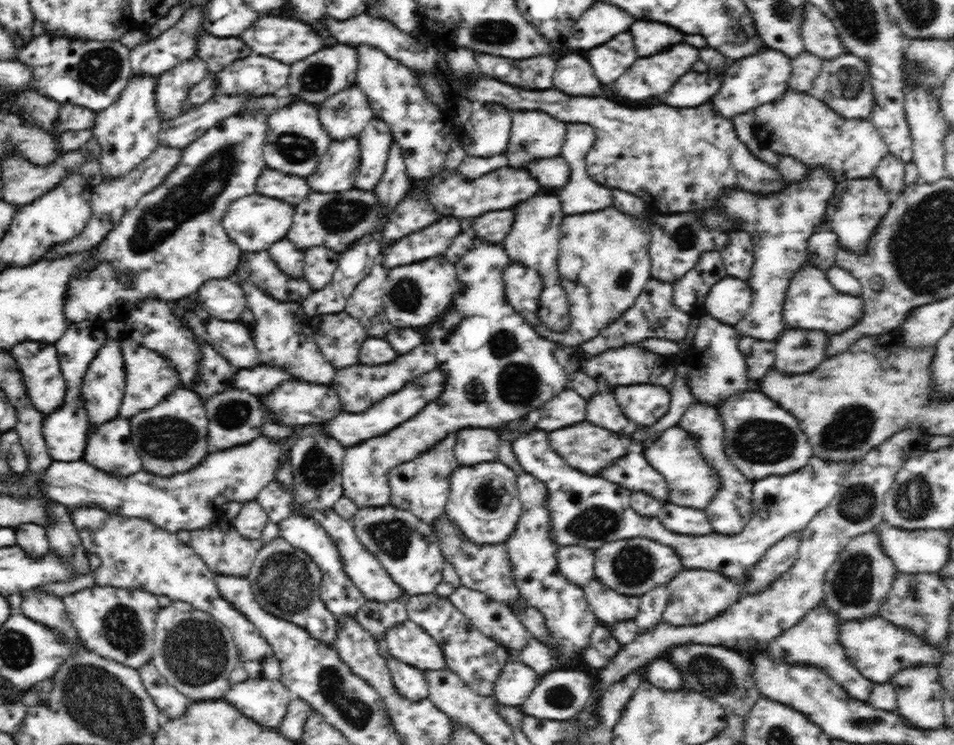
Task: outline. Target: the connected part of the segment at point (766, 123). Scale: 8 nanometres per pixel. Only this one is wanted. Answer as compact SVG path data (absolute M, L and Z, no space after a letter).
M788 89L781 98L757 106L753 113L757 127L756 140L764 150L794 157L810 168L830 169L836 182L870 178L878 162L889 153L873 122L844 117L808 92Z

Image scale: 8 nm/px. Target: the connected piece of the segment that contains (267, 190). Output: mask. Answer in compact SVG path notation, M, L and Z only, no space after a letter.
M268 167L262 169L257 180L256 193L286 201L292 206L298 204L310 192L312 190L304 178Z

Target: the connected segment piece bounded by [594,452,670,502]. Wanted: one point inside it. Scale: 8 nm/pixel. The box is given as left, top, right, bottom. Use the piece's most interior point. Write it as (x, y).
(633, 472)

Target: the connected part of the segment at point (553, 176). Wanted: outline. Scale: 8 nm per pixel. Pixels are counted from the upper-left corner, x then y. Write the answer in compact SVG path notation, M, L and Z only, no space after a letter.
M555 155L554 158L531 159L523 169L538 181L543 190L558 191L570 180L571 168L561 155Z

